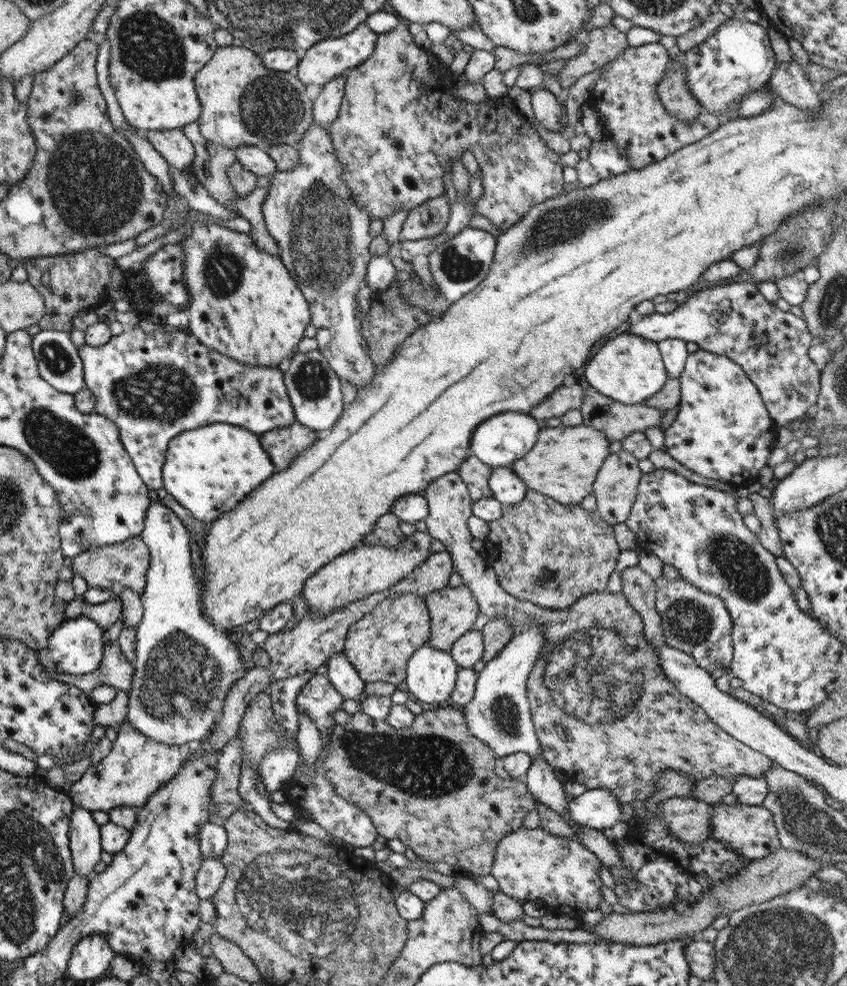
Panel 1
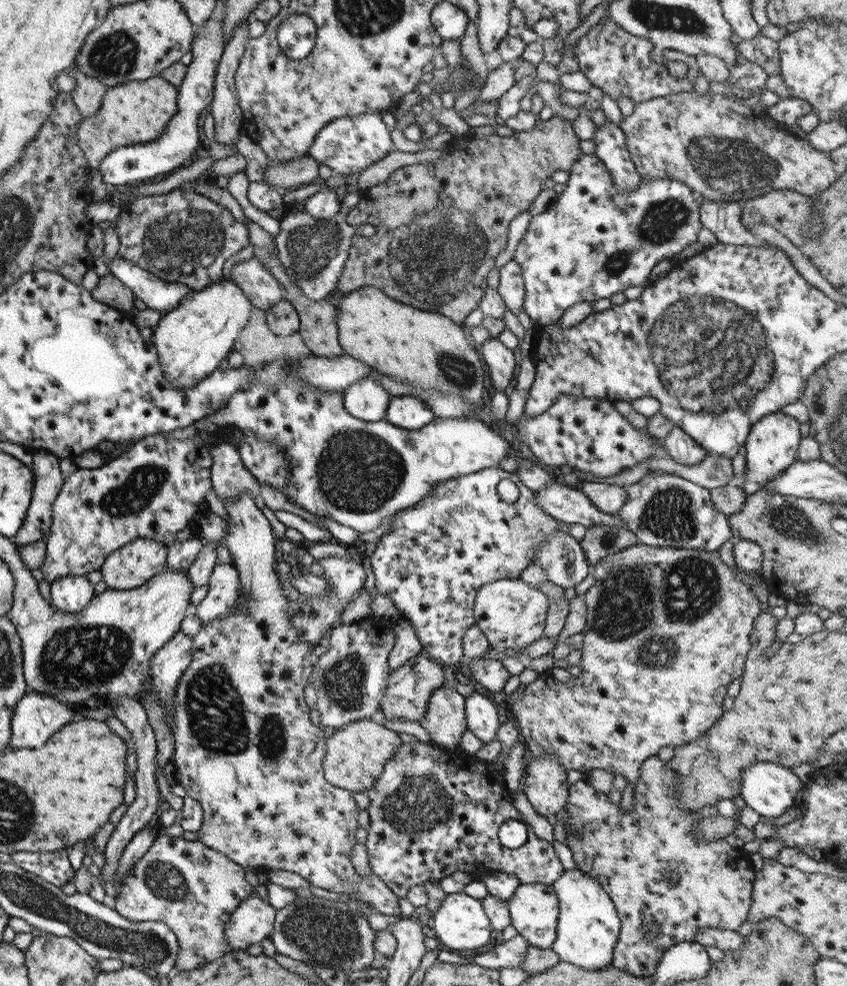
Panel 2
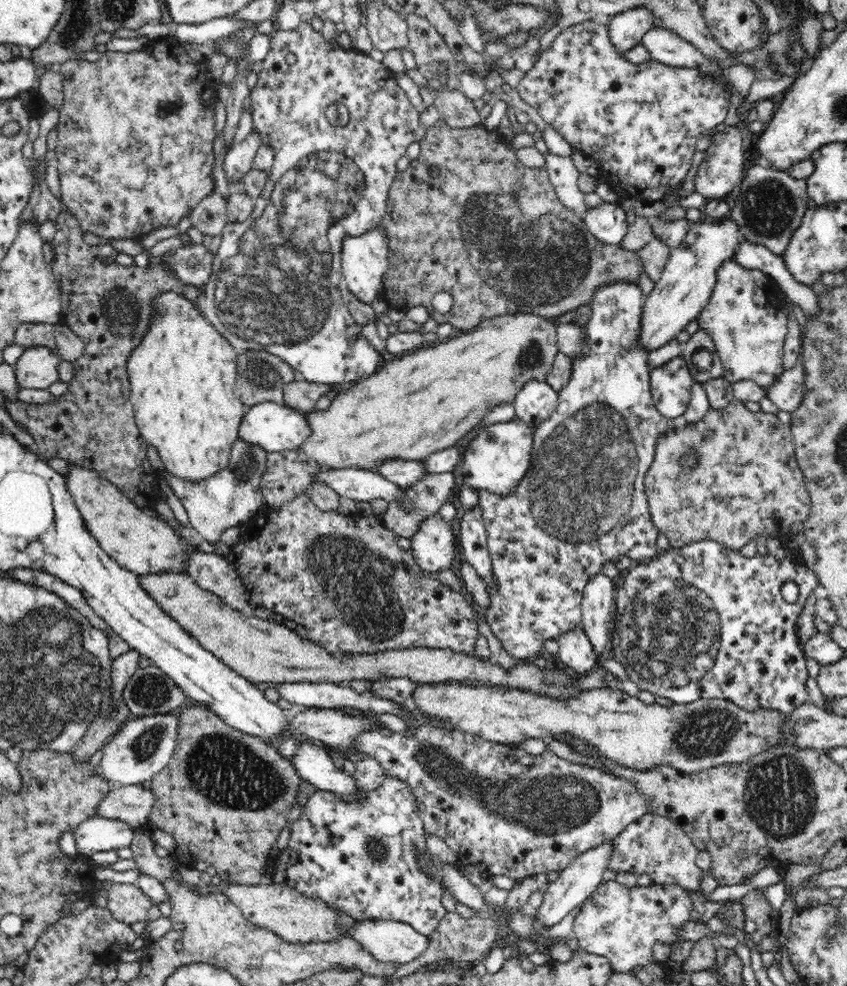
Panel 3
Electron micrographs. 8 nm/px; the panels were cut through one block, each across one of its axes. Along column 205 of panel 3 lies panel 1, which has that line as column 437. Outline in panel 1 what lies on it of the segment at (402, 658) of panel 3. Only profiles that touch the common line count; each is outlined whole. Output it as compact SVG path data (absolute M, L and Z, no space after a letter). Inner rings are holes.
M445 585L423 599L429 613L427 643L449 652L455 640L471 630L478 614L477 603L465 585Z

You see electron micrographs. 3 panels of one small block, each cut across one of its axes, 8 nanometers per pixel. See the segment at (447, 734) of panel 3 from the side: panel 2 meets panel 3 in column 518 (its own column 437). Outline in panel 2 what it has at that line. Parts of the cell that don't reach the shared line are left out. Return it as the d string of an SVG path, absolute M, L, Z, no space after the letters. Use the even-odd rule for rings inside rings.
M421 741L401 743L398 751L385 761L379 778L373 783L373 786L368 788L364 793L367 794L369 798L369 807L366 809L369 819L369 828L366 830L367 836L364 845L366 848L366 857L370 873L381 880L393 894L401 899L406 896L407 891L411 886L424 885L426 881L439 882L439 880L453 874L453 872L469 873L474 871L480 875L484 875L491 871L503 872L503 874L515 876L519 884L540 883L543 885L551 885L555 880L559 879L559 876L561 876L563 872L563 867L561 866L559 859L555 857L551 842L537 838L533 834L532 828L523 818L523 815L519 814L517 809L511 805L512 796L506 788L506 782L501 773L499 773L491 762L471 762L471 760L463 762L463 760L458 760L457 758L454 760L440 746L434 746L430 743L422 743ZM506 820L519 820L519 822L525 824L525 828L527 828L527 838L523 843L523 846L519 846L519 848L507 848L497 840L499 825Z

